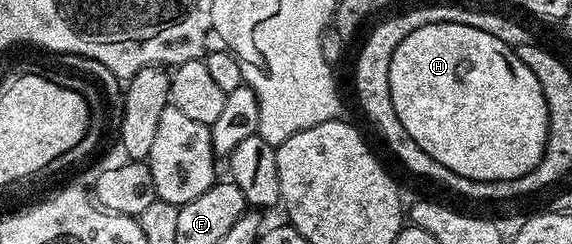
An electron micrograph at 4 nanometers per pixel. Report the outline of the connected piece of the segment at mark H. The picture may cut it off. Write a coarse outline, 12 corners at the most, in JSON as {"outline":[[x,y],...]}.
{"outline":[[471,22],[406,34],[406,134],[478,182],[540,165],[548,103]]}

